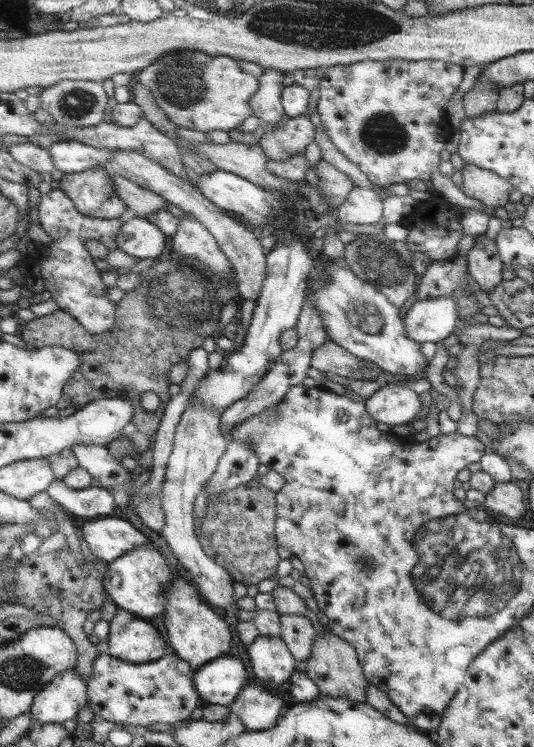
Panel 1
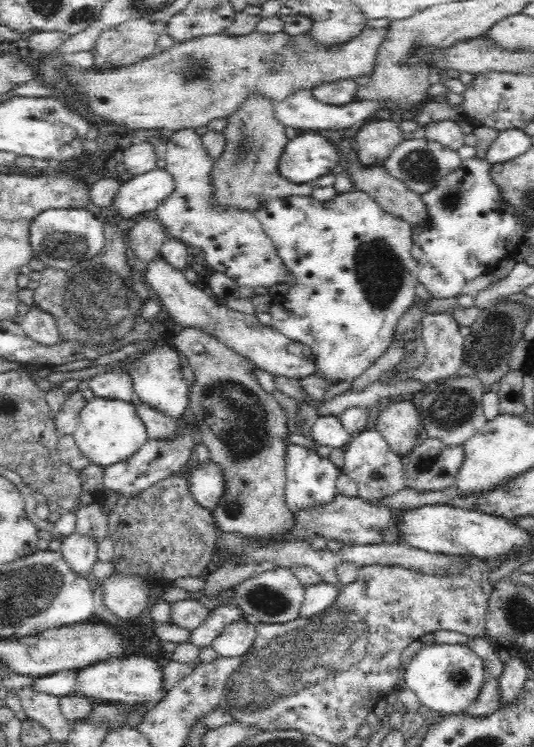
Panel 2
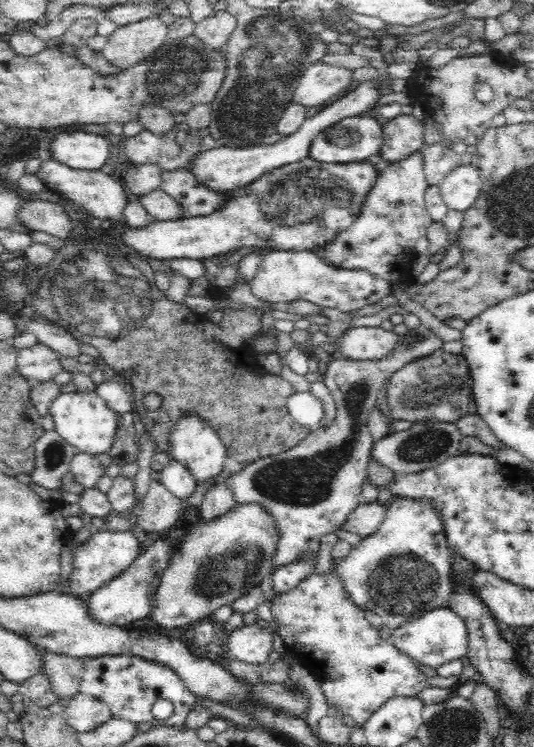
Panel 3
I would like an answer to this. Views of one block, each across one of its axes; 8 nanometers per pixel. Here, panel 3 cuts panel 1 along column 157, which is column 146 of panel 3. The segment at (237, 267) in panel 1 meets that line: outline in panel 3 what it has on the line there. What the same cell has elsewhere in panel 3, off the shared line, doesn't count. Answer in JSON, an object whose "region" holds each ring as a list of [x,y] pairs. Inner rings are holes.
{"region":[[[138,164],[129,166],[127,170],[125,190],[138,197],[161,189],[162,170],[156,164]]]}

